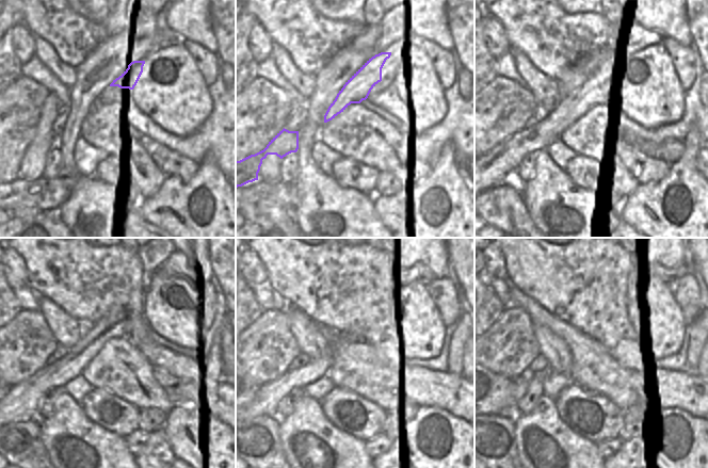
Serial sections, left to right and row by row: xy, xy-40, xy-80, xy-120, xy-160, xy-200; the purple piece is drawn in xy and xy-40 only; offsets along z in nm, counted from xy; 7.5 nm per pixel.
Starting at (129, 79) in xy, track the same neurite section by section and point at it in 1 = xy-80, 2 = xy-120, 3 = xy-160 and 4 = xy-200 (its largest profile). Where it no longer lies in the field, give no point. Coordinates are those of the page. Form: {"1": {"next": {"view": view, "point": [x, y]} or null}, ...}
{"1": {"next": {"view": "xy-80", "point": [497, 165]}}, "2": {"next": {"view": "xy-120", "point": [21, 402]}}, "3": {"next": {"view": "xy-160", "point": [264, 403]}}, "4": {"next": {"view": "xy-200", "point": [519, 385]}}}

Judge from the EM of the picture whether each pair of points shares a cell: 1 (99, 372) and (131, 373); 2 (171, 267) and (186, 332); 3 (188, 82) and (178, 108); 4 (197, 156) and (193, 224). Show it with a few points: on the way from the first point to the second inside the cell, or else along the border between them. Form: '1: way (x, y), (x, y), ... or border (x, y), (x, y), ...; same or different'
1: way (107, 372), (124, 372); same
2: border (158, 269), (187, 280); different
3: way (181, 89), (178, 92), (178, 101); same
4: border (198, 164), (209, 152), (213, 161), (223, 171); different

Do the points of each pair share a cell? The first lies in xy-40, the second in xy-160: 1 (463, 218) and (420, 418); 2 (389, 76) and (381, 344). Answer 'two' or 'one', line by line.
1: one
2: two

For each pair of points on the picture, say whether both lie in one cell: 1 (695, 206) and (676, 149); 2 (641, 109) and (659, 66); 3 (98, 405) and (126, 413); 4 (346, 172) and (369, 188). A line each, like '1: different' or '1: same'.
1: different
2: same
3: same
4: same

